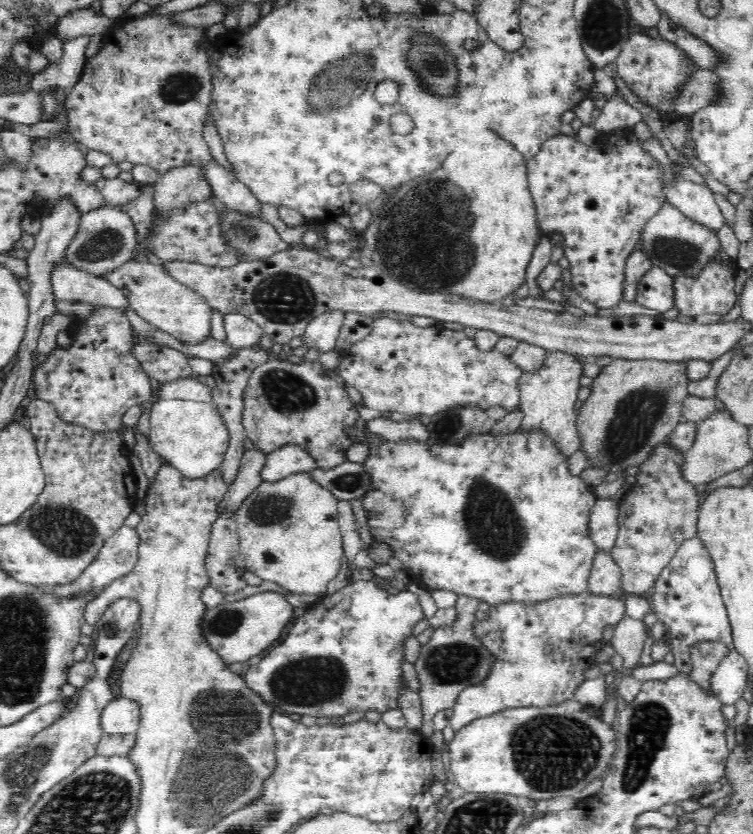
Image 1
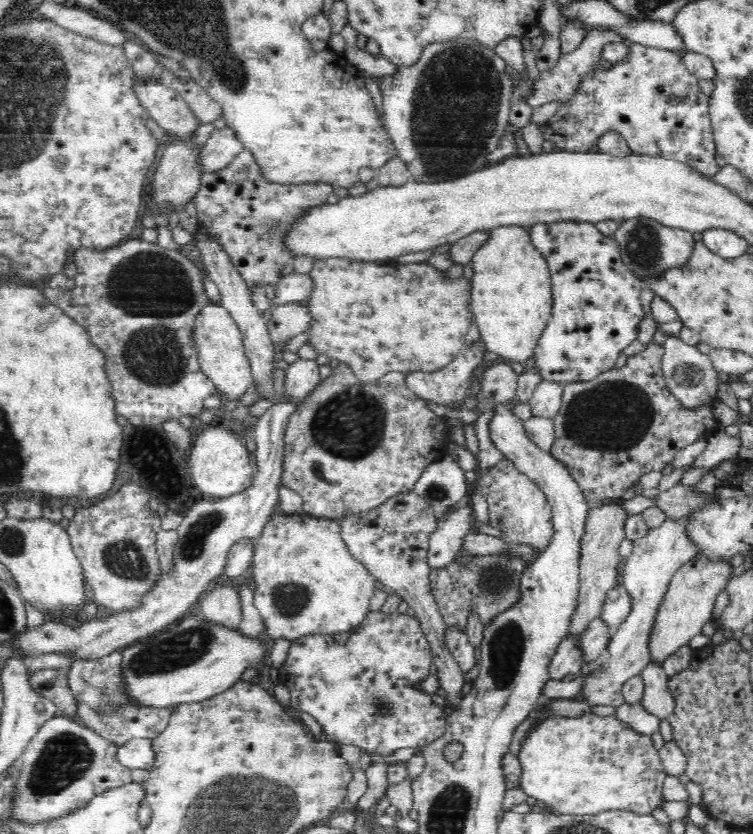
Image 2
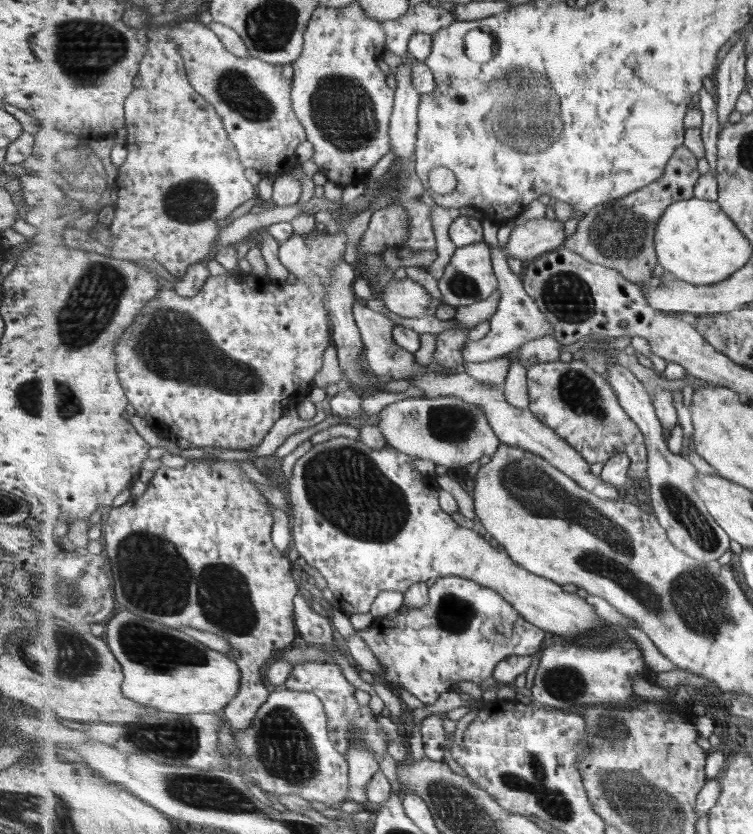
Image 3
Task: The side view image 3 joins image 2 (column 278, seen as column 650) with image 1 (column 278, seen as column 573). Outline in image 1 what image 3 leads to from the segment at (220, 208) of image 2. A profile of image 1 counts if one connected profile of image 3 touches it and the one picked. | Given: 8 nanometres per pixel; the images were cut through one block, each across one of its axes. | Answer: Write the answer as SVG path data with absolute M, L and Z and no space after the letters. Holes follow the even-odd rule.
M222 207L223 232L226 232L227 240L239 248L239 252L243 252L242 260L260 260L281 249L290 248L268 221L248 219L246 215L238 215L236 211Z

